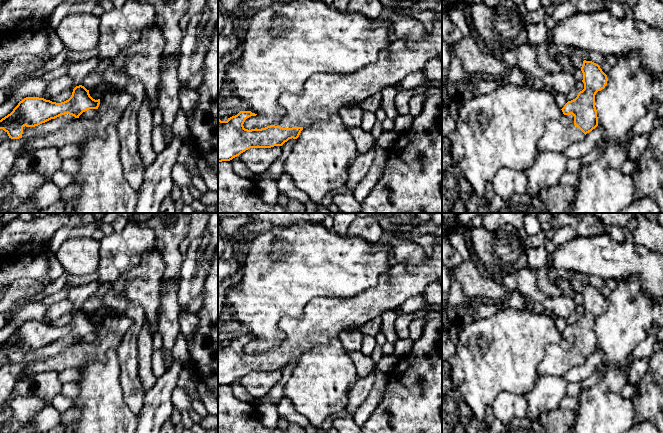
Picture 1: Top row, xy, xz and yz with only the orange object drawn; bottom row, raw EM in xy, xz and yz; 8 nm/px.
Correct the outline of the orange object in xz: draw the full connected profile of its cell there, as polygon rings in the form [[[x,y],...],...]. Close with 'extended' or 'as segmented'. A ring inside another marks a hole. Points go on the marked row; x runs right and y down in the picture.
[[[442,11],[435,12],[434,28],[431,33],[416,41],[412,47],[407,45],[407,37],[394,38],[386,50],[380,52],[376,62],[351,74],[317,73],[311,75],[298,92],[284,92],[278,104],[285,112],[274,125],[261,129],[245,129],[245,120],[257,114],[240,111],[237,115],[221,121],[218,118],[218,162],[230,161],[250,148],[271,148],[282,146],[289,139],[297,139],[304,127],[318,121],[328,120],[344,107],[360,106],[367,98],[380,93],[388,86],[395,86],[407,75],[423,70],[426,63],[442,54]]]; extended

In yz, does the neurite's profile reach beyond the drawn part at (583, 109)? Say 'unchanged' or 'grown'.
grown

